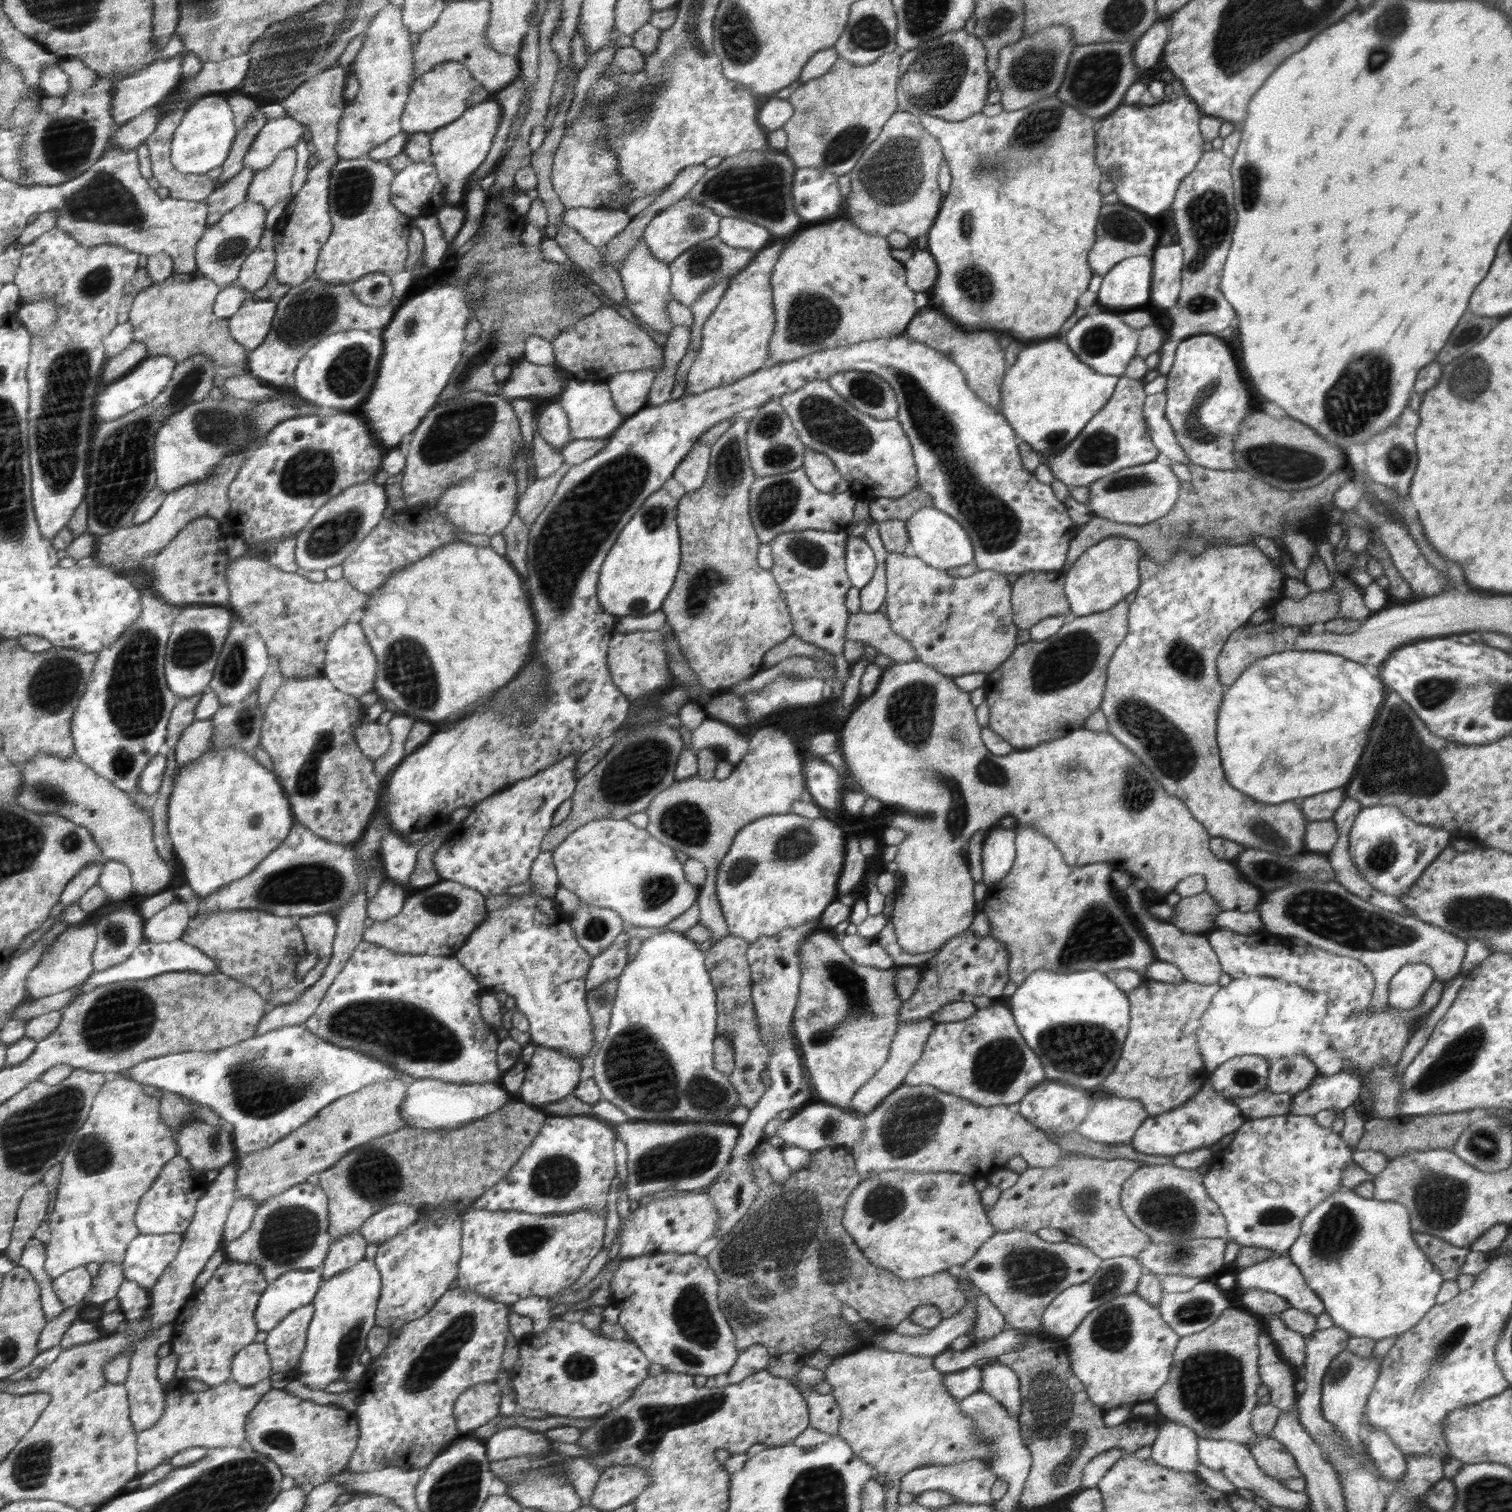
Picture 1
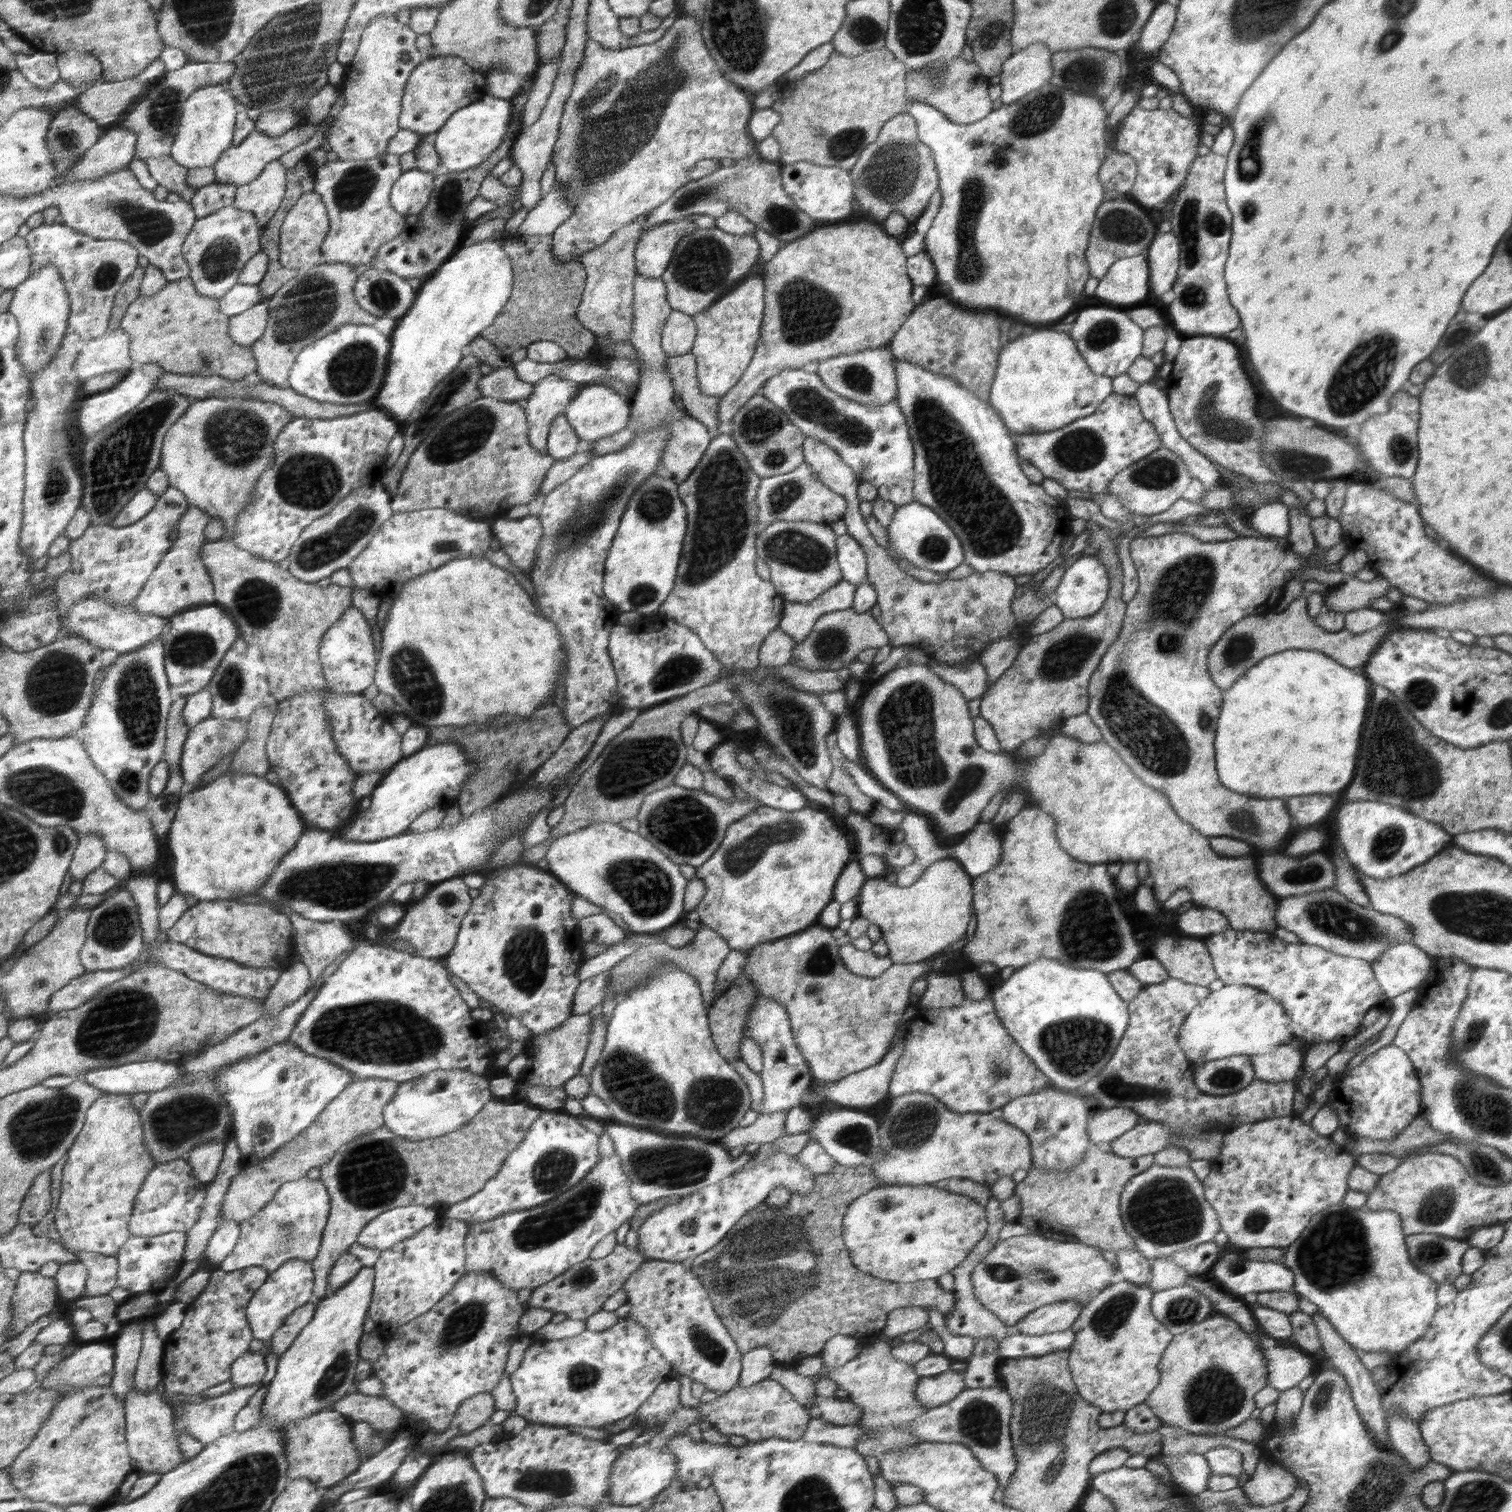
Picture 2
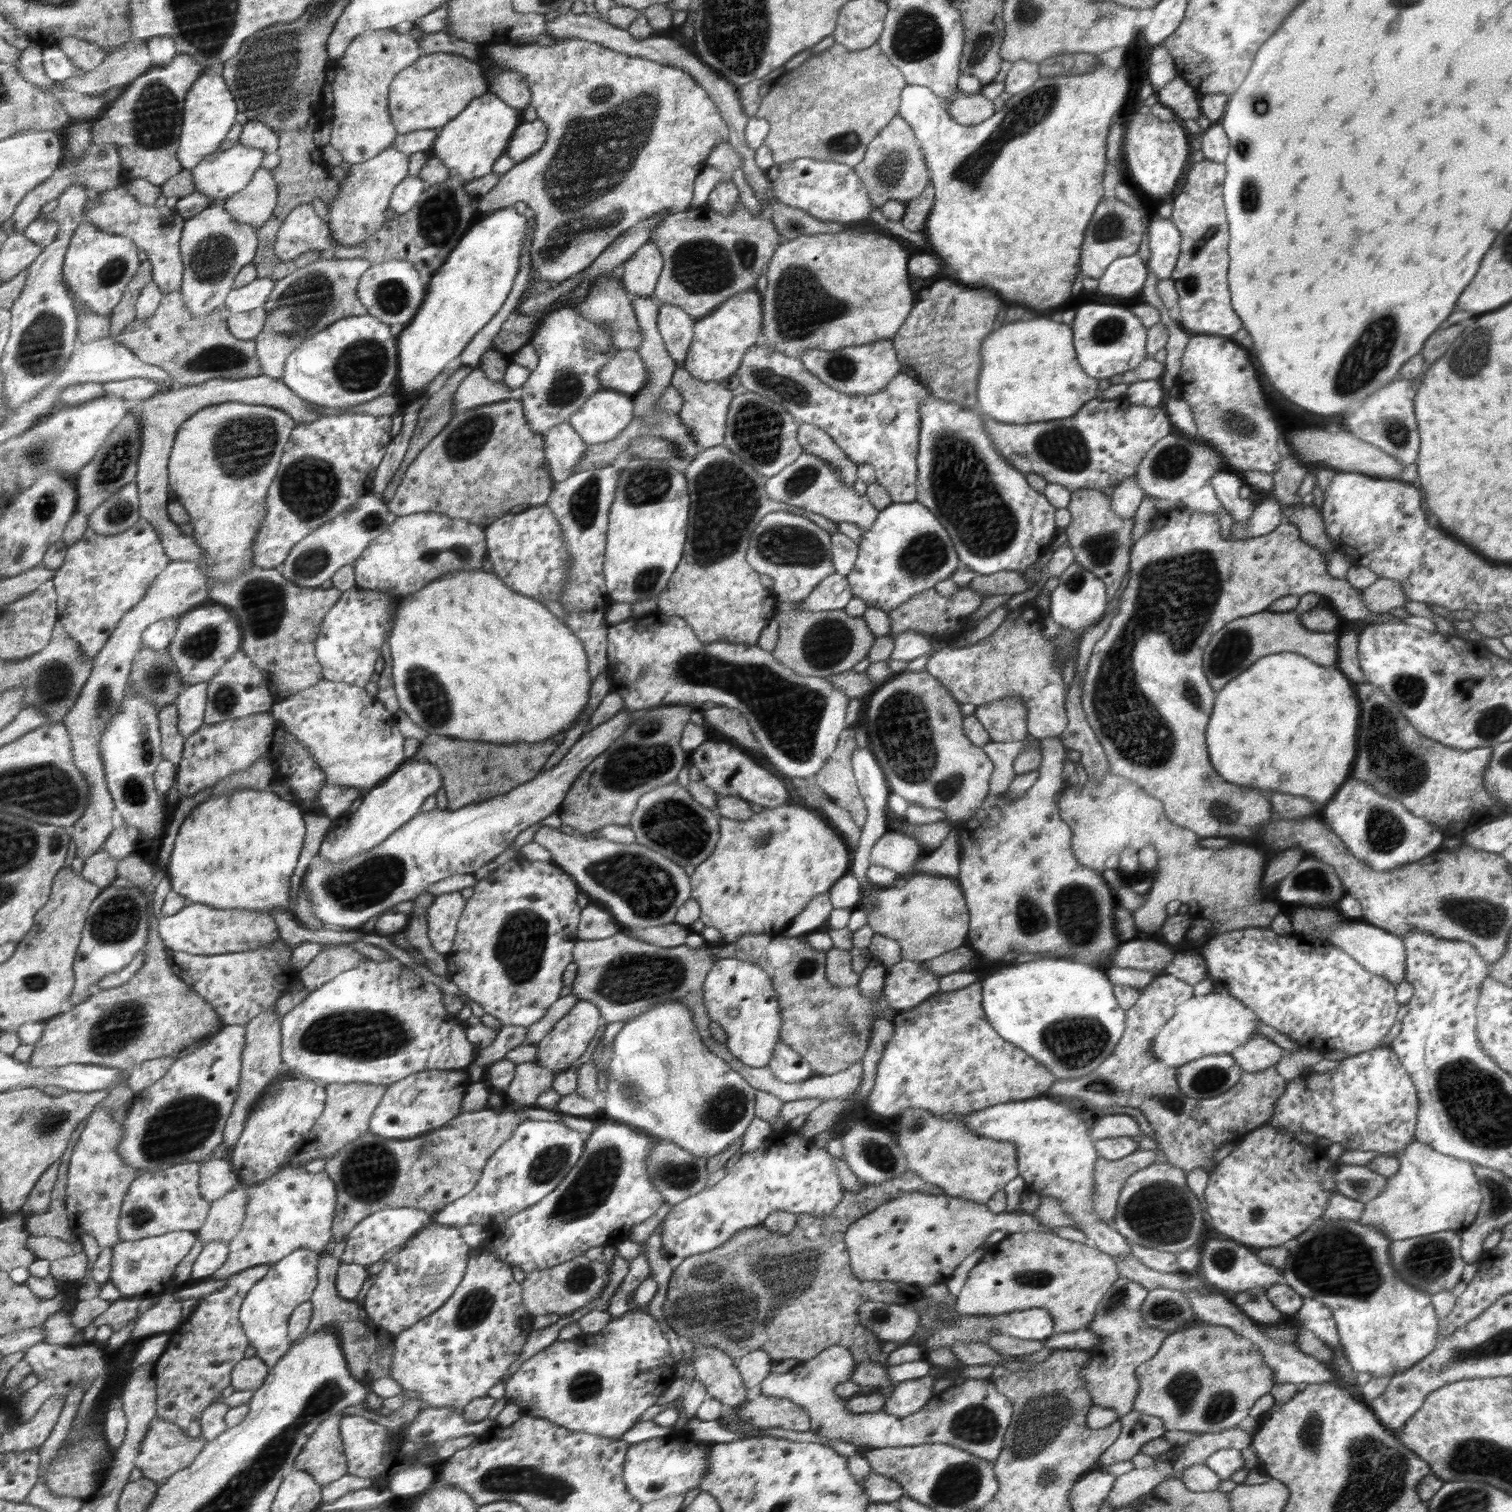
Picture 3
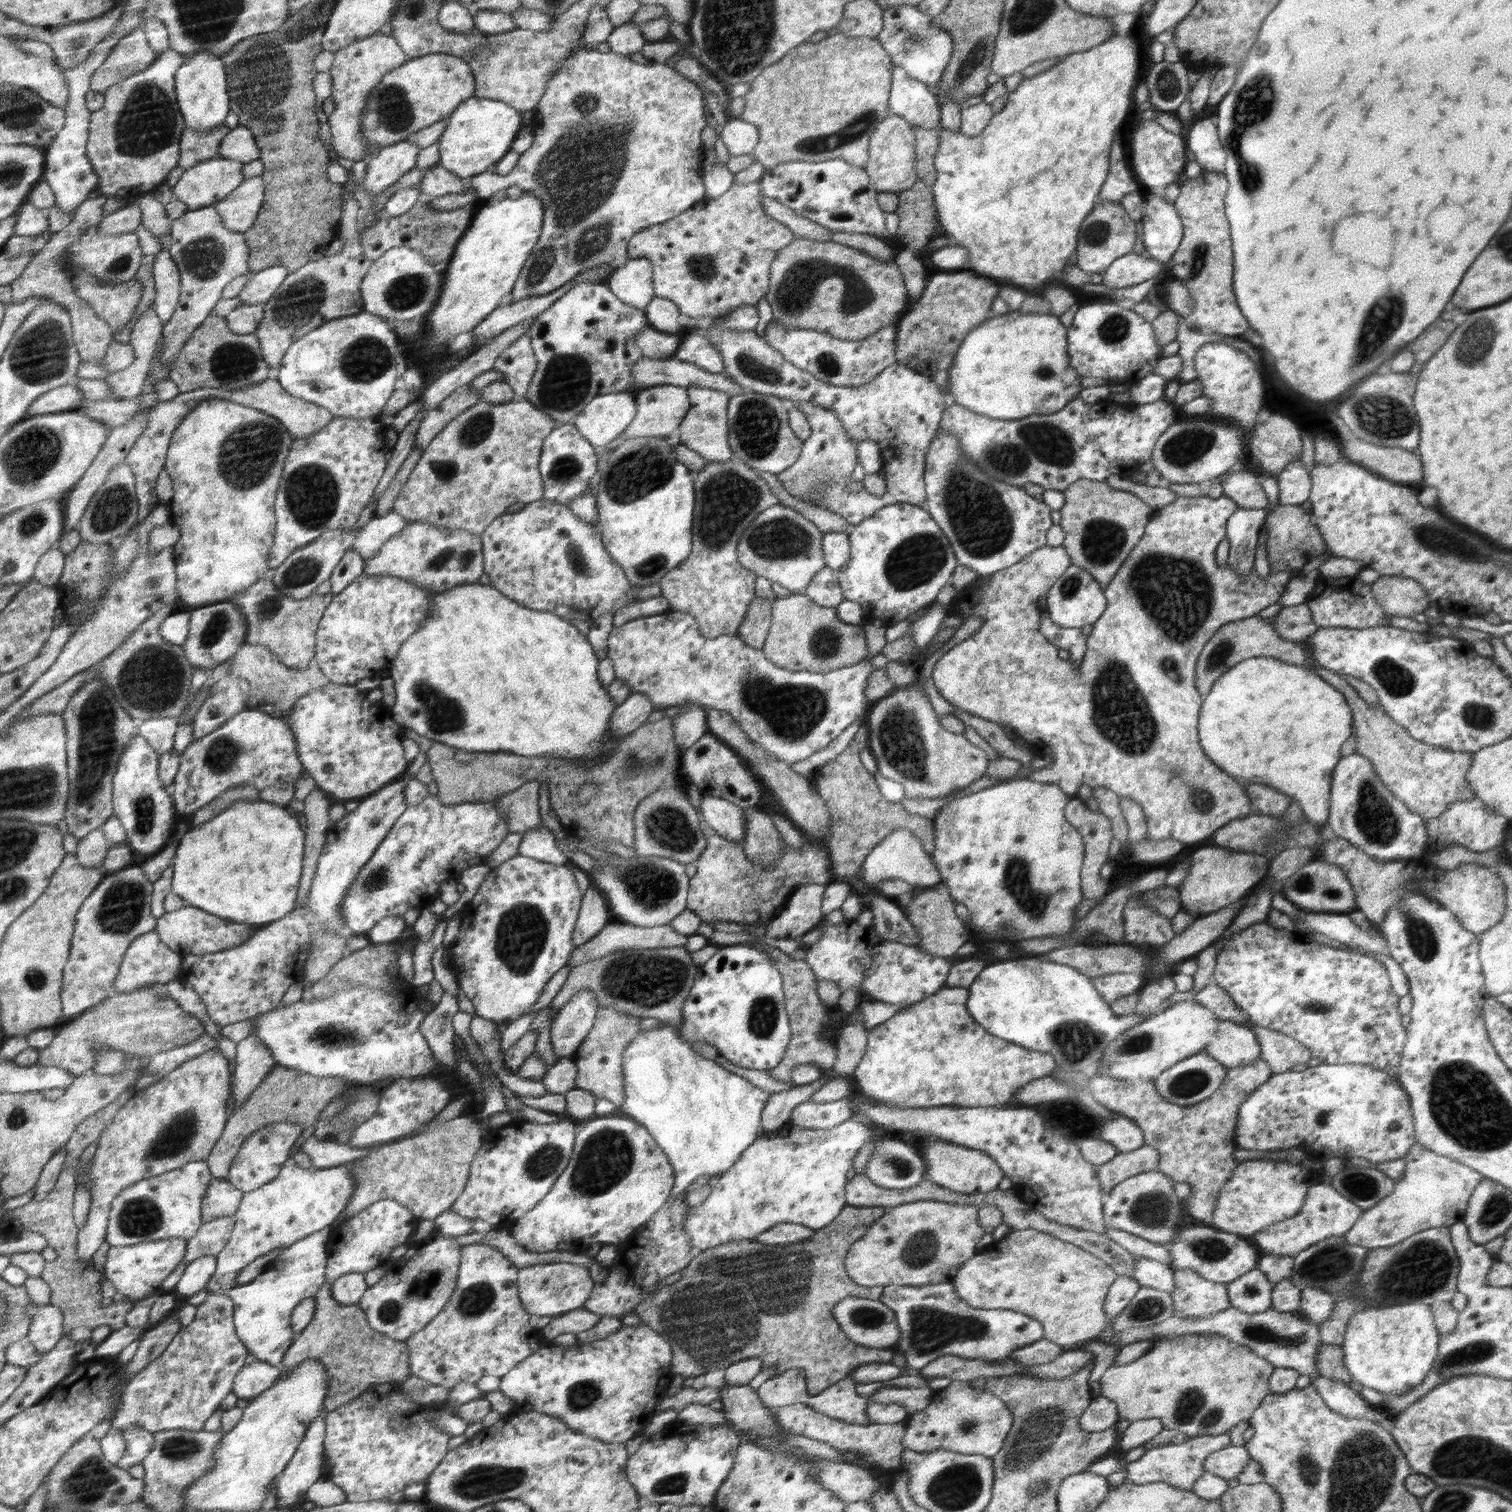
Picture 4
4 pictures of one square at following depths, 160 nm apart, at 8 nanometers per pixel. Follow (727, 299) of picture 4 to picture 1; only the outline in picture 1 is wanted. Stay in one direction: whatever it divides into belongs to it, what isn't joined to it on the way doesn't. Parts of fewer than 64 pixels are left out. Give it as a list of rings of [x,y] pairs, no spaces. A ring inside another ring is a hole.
[[[718,235],[695,244],[689,251],[682,252],[681,256],[669,265],[669,269],[672,270],[672,287],[669,288],[669,292],[673,300],[691,307],[698,297],[704,295],[722,279],[734,277],[744,270],[754,256],[752,252],[753,250],[746,248],[732,248]]]

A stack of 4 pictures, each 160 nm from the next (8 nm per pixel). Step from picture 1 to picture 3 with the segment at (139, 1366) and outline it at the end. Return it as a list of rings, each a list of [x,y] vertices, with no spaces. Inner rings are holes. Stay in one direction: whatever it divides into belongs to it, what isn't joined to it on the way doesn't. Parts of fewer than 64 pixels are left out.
[[[155,1416],[146,1436],[142,1439],[141,1446],[139,1446],[140,1450],[135,1460],[135,1466],[142,1471],[144,1478],[153,1480],[161,1486],[178,1471],[188,1468],[201,1454],[207,1443],[208,1441],[205,1438],[191,1437],[177,1424]]]

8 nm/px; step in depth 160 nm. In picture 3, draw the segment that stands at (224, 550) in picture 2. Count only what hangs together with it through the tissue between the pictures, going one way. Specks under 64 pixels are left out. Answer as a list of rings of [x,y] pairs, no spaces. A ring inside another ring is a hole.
[[[265,374],[240,380],[212,379],[190,387],[177,386],[162,394],[150,396],[146,400],[133,402],[128,414],[130,411],[133,412],[141,424],[139,463],[134,478],[140,496],[141,518],[154,524],[154,528],[157,528],[158,534],[162,537],[165,552],[174,560],[196,563],[203,557],[203,550],[196,544],[196,541],[190,536],[185,536],[181,532],[180,526],[169,517],[168,466],[178,427],[201,408],[230,401],[243,402],[244,404],[265,404],[279,408],[288,412],[290,418],[297,424],[300,422],[309,423],[322,417],[313,407],[313,403],[298,398],[281,379],[275,379]],[[256,565],[247,568],[241,576],[229,582],[212,580],[209,588],[209,598],[228,608],[233,616],[237,617],[242,633],[244,633],[242,650],[252,657],[254,664],[269,672],[272,678],[271,683],[278,690],[280,700],[304,691],[305,688],[313,687],[324,678],[324,670],[316,657],[315,639],[321,632],[321,624],[325,616],[336,606],[341,594],[342,592],[334,587],[321,589],[320,587],[296,586],[281,575],[279,568],[262,568]]]

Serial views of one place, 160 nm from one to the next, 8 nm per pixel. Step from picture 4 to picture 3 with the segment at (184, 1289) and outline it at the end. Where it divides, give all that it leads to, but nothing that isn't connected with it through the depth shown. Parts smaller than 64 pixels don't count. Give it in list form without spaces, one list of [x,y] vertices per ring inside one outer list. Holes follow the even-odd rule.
[[[214,1241],[203,1246],[198,1254],[190,1276],[189,1283],[196,1283],[208,1279],[226,1262],[229,1254],[228,1243]]]

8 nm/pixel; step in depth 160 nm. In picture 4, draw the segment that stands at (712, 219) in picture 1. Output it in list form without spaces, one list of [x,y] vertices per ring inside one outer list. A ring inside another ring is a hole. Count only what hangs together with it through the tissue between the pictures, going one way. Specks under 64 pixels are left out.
[[[628,259],[608,278],[609,289],[618,300],[643,309],[656,297],[653,290],[653,266],[648,259]]]

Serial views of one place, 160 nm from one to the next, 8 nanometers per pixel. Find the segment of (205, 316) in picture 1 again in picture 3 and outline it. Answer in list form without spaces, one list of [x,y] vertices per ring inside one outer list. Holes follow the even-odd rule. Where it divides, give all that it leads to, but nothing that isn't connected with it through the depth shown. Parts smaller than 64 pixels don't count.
[[[181,291],[164,295],[156,313],[148,321],[134,321],[113,340],[127,346],[143,363],[169,372],[174,387],[200,385],[212,379],[240,380],[264,374],[255,339],[240,340],[229,332],[231,314],[225,304],[204,319],[192,319],[186,311]]]

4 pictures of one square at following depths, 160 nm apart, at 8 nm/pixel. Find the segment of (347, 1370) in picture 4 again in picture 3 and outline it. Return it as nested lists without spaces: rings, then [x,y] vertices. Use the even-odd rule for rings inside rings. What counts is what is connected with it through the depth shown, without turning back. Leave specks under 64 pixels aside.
[[[324,1250],[319,1252],[319,1266],[317,1275],[320,1281],[317,1289],[309,1300],[313,1304],[312,1322],[305,1333],[313,1334],[327,1324],[337,1330],[337,1337],[340,1339],[342,1353],[346,1354],[346,1364],[349,1372],[360,1383],[368,1383],[385,1376],[390,1376],[389,1371],[393,1364],[394,1339],[395,1336],[385,1328],[380,1327],[370,1320],[367,1312],[356,1301],[347,1301],[337,1294],[337,1272],[340,1270],[341,1260],[326,1254]]]

